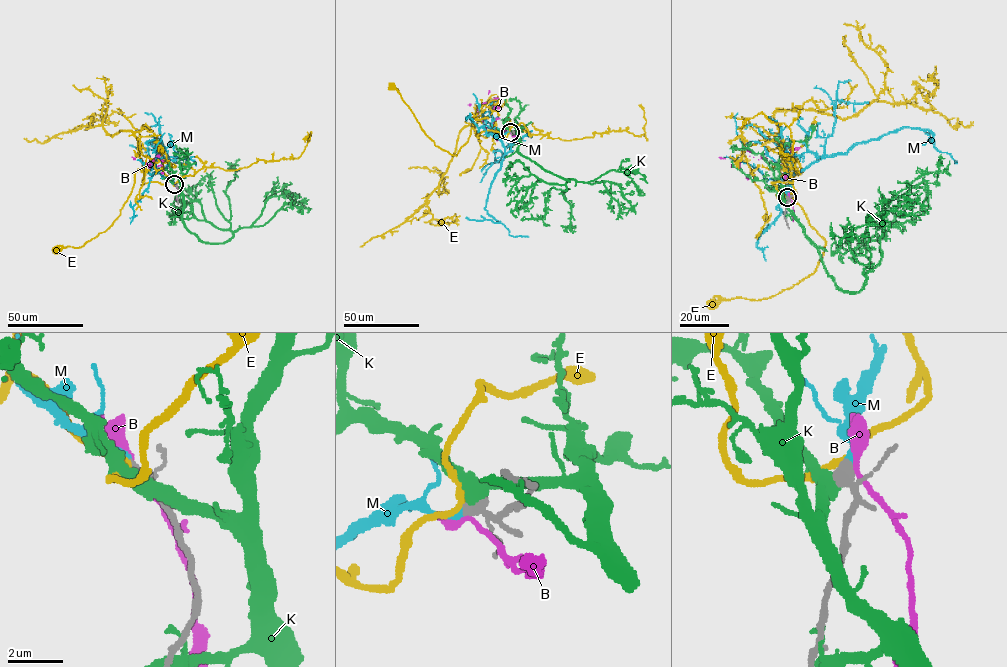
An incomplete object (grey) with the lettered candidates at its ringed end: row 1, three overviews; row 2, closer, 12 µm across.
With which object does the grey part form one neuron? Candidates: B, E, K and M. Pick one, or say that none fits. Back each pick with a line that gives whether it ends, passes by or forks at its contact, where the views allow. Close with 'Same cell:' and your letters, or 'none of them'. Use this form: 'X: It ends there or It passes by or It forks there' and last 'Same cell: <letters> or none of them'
M: It ends there
Same cell: M

